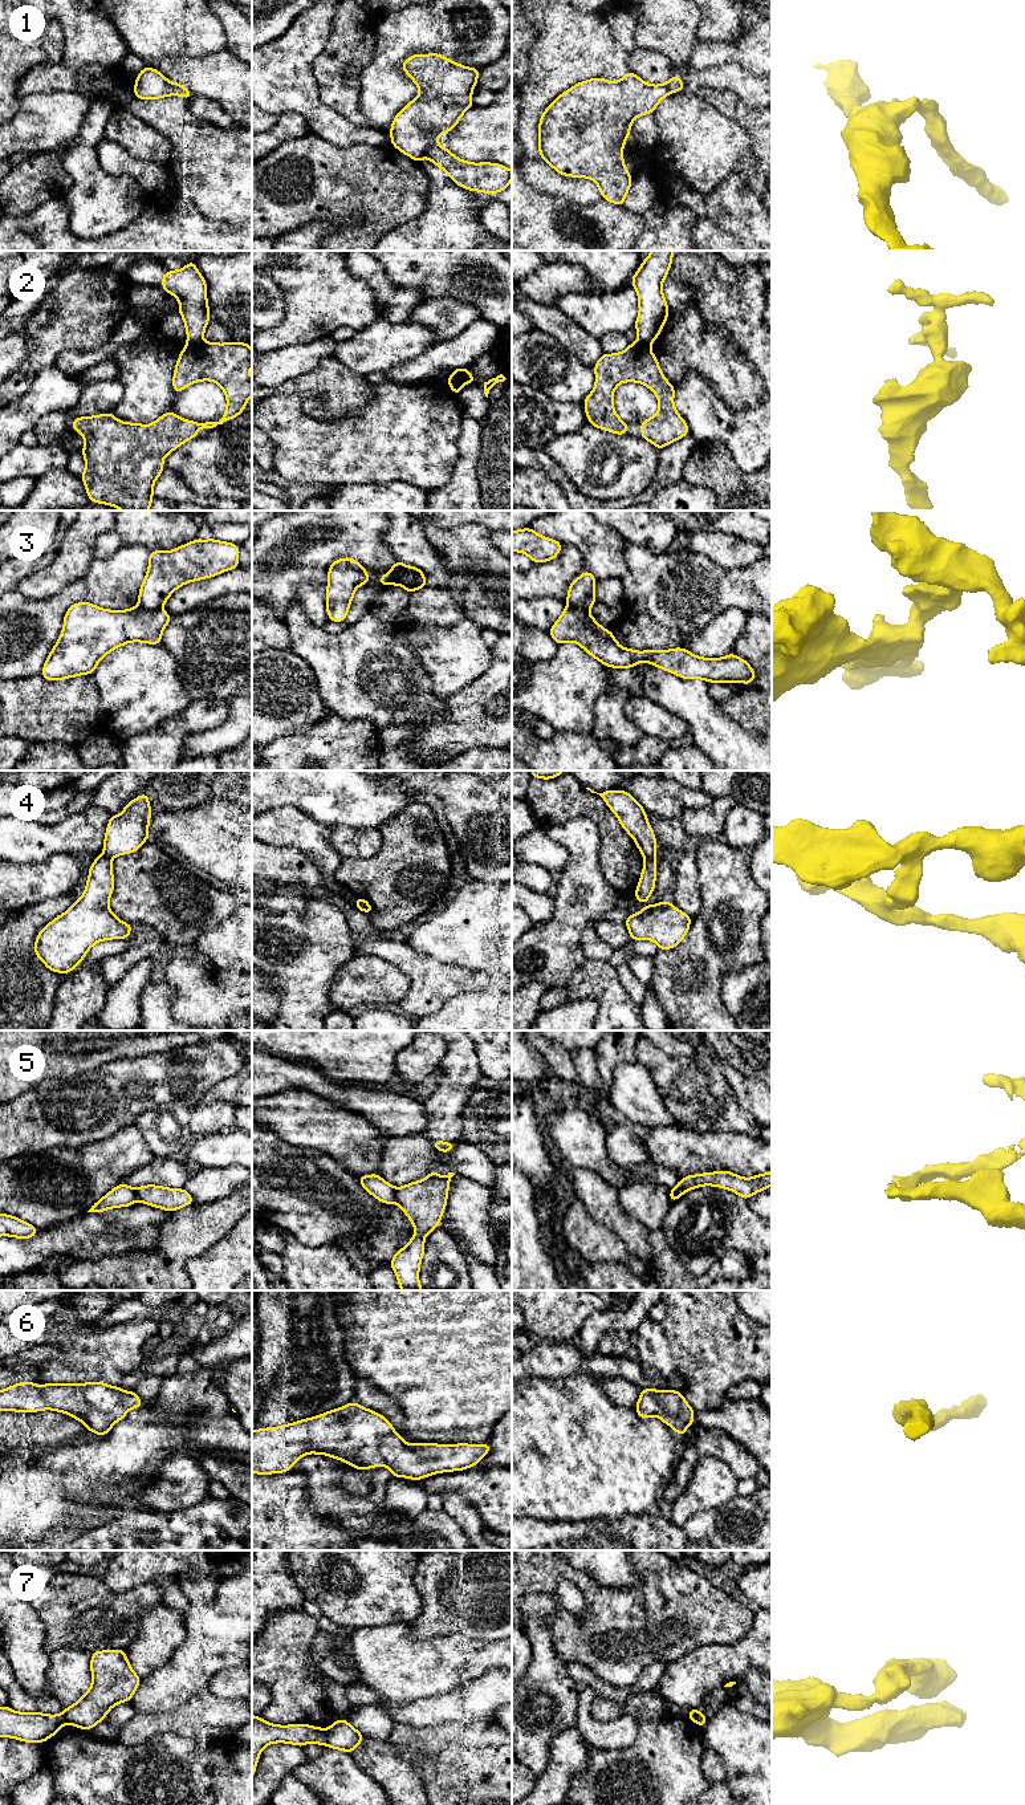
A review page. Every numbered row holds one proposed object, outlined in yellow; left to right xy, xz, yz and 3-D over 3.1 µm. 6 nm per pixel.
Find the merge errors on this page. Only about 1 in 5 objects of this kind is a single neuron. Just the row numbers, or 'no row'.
1, 2, 3, 4, 5, 7

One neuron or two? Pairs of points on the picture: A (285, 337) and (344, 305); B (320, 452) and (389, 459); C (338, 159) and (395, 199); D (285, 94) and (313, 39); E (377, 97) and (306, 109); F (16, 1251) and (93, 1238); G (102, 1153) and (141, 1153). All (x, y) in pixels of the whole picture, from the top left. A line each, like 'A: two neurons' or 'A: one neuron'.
A: one neuron
B: one neuron
C: one neuron
D: one neuron
E: two neurons
F: one neuron
G: one neuron

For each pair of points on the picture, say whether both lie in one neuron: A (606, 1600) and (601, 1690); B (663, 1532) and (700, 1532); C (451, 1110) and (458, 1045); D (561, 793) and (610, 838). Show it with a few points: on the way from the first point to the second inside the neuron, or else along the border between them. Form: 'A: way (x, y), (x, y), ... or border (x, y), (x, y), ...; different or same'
A: border (574, 1662), (586, 1665), (611, 1684), (631, 1687); different
B: border (682, 1528), (687, 1536); different
C: way (452, 1094), (458, 1089), (458, 1061); same
D: way (576, 800), (586, 804), (606, 824); same

